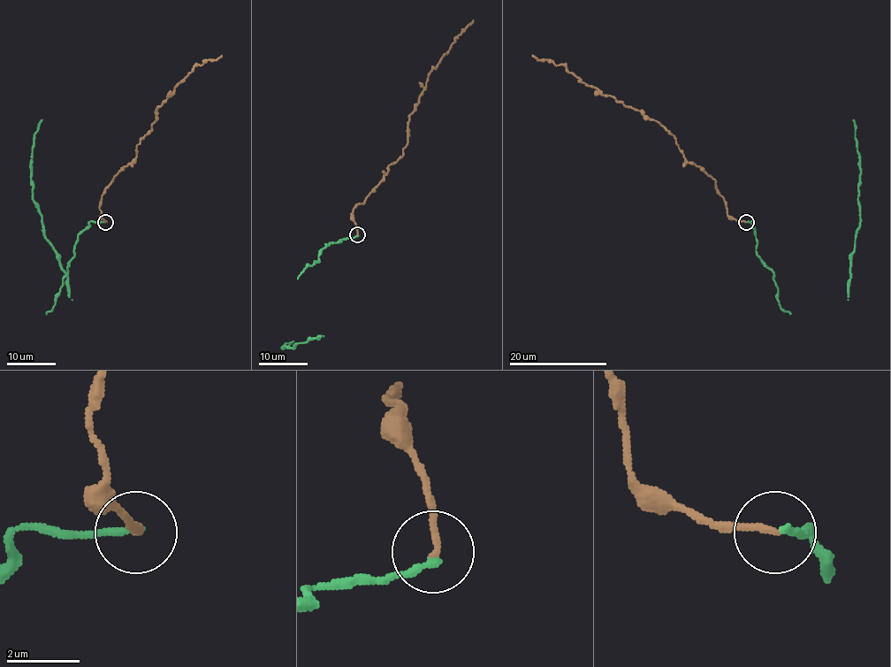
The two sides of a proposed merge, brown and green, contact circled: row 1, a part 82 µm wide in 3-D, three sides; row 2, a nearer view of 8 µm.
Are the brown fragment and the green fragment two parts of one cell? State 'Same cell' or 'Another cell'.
Same cell

